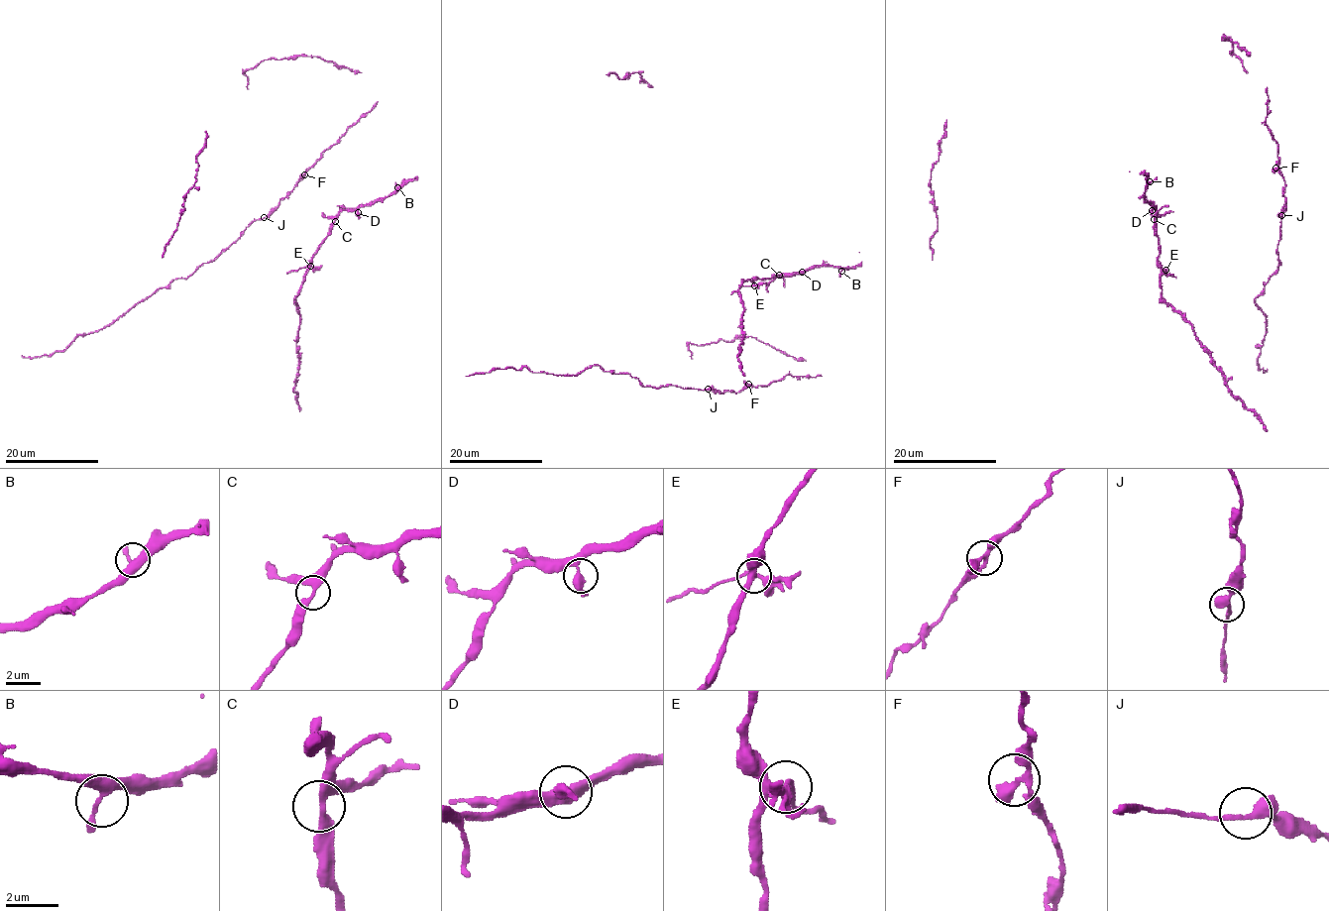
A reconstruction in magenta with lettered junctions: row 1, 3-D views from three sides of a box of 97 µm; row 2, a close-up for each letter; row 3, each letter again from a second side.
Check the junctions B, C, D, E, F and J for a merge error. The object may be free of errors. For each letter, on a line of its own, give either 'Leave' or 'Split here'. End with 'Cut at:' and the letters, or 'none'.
B: Leave
C: Leave
D: Leave
E: Split here
F: Leave
J: Leave
Cut at: E

